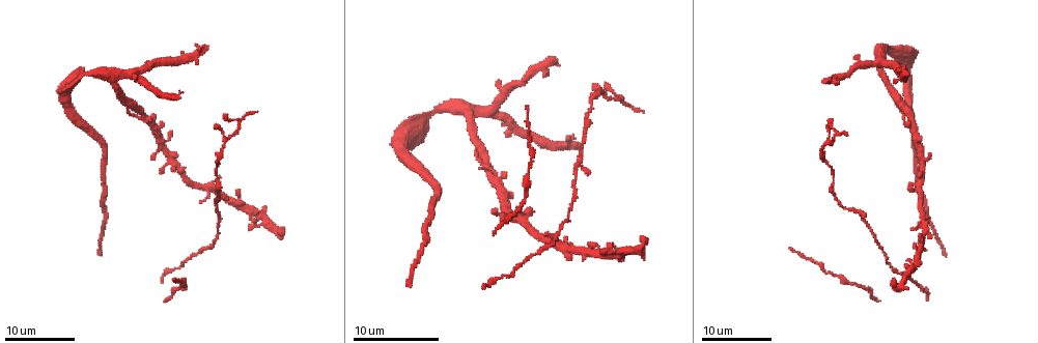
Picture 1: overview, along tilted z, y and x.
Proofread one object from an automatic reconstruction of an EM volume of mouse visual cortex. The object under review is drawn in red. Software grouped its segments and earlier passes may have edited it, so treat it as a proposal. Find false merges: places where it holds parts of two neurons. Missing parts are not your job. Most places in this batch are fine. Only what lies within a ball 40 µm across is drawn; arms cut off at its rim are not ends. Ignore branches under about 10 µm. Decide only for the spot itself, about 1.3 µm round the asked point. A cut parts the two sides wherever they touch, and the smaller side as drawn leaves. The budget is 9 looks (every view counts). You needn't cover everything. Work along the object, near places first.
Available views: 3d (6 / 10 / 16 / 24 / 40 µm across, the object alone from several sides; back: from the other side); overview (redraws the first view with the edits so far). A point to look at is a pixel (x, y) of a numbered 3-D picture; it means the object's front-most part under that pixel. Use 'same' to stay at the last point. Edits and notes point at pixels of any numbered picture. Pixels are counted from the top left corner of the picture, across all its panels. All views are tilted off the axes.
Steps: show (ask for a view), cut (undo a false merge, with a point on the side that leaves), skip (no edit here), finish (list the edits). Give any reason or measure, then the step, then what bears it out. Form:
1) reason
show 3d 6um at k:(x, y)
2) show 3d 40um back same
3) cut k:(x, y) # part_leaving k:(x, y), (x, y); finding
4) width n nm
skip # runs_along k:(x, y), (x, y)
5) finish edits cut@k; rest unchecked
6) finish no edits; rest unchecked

thick turns thin
show 3d 16um at 1:(576, 171)

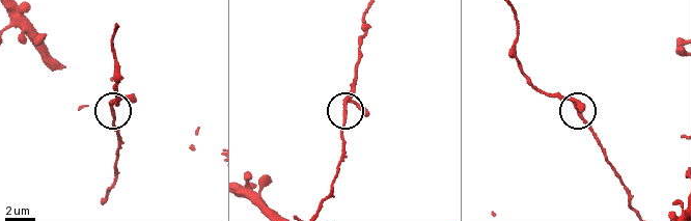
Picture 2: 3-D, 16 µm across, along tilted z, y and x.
closer look
show 3d 10um at 2:(112, 112)

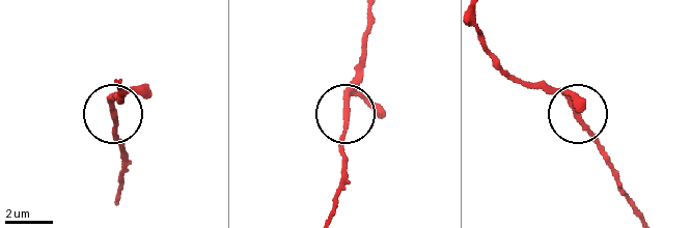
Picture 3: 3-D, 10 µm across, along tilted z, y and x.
skip # all the same neuron

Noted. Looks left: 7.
four-way junction
show 3d 16um at 1:(208, 189)

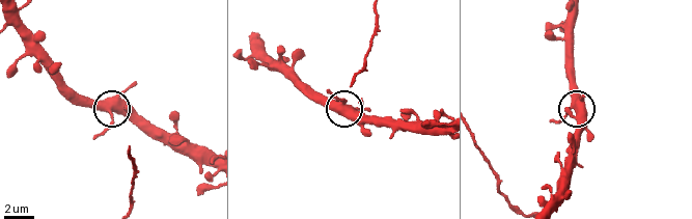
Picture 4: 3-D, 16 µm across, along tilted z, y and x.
show 3d 6um at 4:(573, 108)

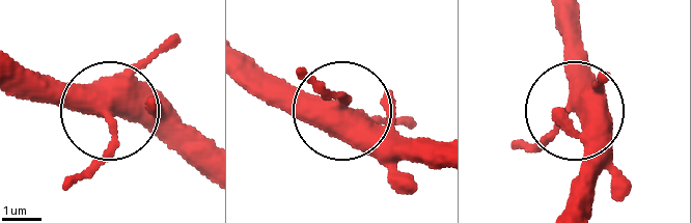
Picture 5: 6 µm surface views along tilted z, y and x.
width 440 nm
skip # runs_along 5:(19, 67), (131, 120), (198, 131); continuous, no second neuron

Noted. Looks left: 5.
show 3d 16um at 1:(571, 209)

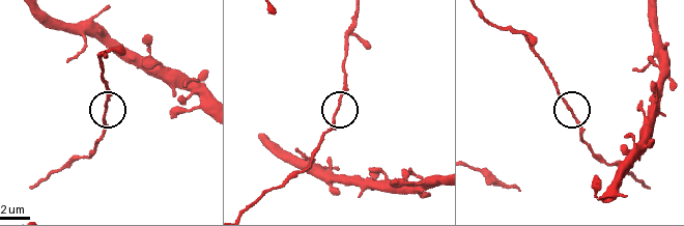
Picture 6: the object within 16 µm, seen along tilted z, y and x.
zoom in
show 3d 10um at 6:(336, 112)

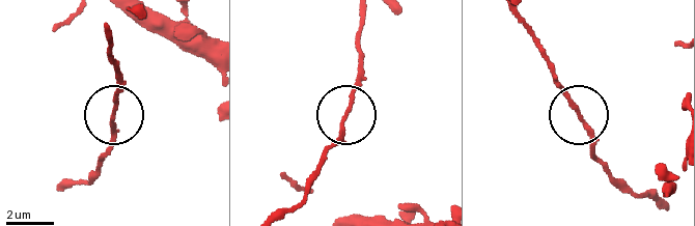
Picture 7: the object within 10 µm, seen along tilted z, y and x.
side_arm 29 um
skip # all the same neuron

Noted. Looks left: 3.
side arm on a straight run
show 3d 16um at 1:(920, 247)

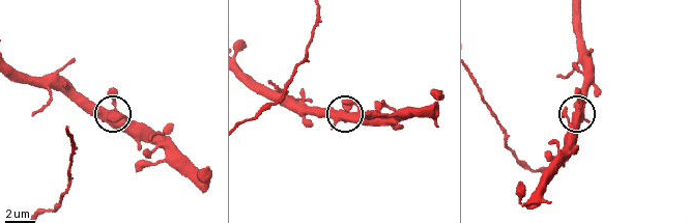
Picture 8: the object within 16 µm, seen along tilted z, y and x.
show 3d 10um at 8:(578, 114)

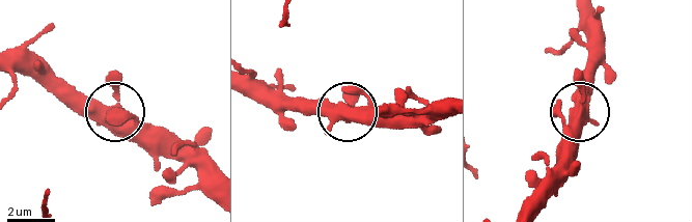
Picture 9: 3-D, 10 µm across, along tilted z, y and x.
show 3d 10um back at 9:(579, 116)

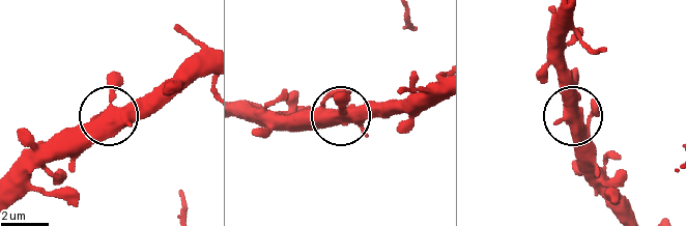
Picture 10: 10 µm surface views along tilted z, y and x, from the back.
arms 3
skip # all the same neuron

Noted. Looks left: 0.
finish no edits; rest unchecked

